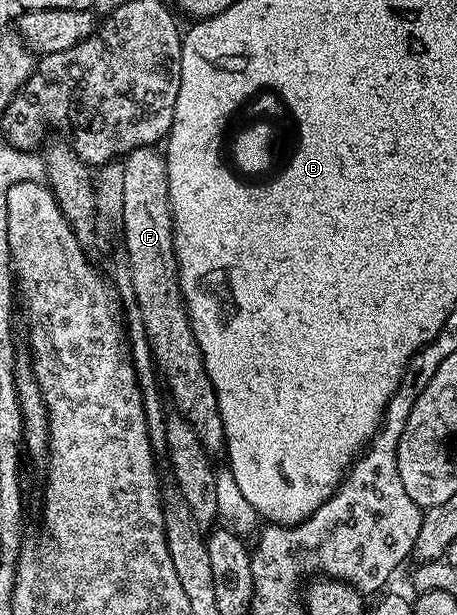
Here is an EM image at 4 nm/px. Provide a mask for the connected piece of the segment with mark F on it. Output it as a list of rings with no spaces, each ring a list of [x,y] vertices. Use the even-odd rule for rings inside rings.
[[[158,148],[134,149],[122,158],[123,166],[123,249],[137,306],[141,309],[144,330],[151,347],[151,356],[158,372],[163,372],[162,384],[171,392],[174,412],[193,426],[201,443],[212,455],[225,449],[221,411],[217,395],[197,347],[187,305],[179,286],[179,268],[175,258],[175,228],[169,207],[169,175],[167,158]]]

